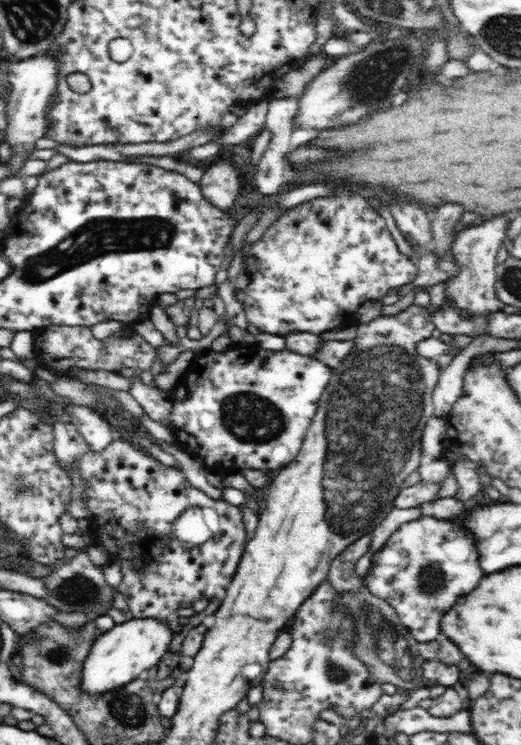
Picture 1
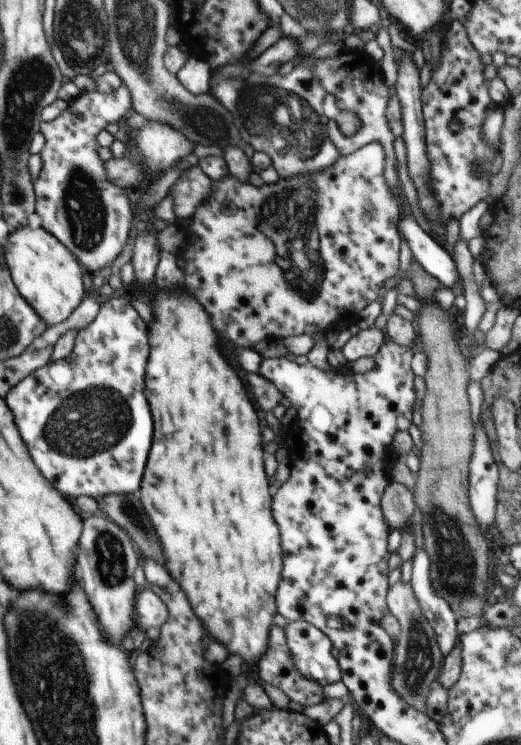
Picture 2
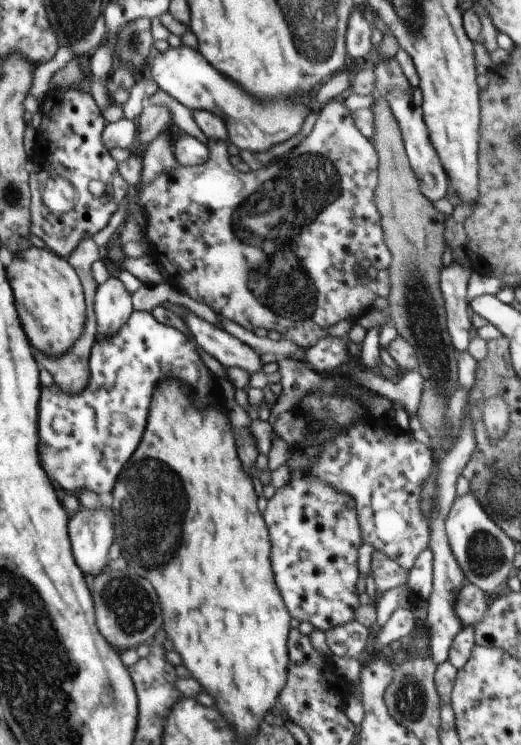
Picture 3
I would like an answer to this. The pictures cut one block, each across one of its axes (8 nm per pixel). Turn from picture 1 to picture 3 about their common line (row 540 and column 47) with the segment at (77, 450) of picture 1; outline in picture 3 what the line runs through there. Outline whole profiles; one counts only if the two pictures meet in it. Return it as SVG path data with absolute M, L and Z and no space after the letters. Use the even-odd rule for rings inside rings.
M51 89L46 94L45 102L44 120L37 130L34 168L31 172L31 231L42 238L50 250L67 258L83 240L92 239L94 234L106 228L112 214L124 202L128 184L118 173L119 163L104 146L102 135L108 122L89 91ZM54 177L65 178L75 190L74 206L56 216L50 214L43 201L45 184Z

